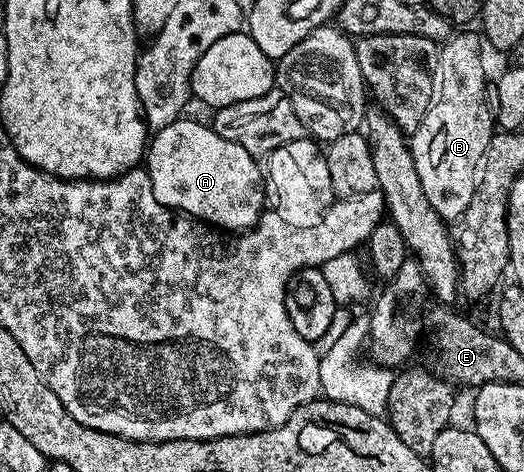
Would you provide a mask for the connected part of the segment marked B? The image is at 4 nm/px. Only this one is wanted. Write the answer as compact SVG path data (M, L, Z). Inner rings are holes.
M472 31L453 32L452 36L439 46L436 74L432 76L434 100L426 111L422 123L410 137L412 158L418 171L418 179L422 179L422 191L426 191L430 207L438 211L438 215L445 223L459 222L466 207L470 207L470 199L474 199L476 190L476 174L480 171L486 147L494 132L493 110L489 106L488 109L484 106L484 57L480 54L481 38L476 38L468 32Z

